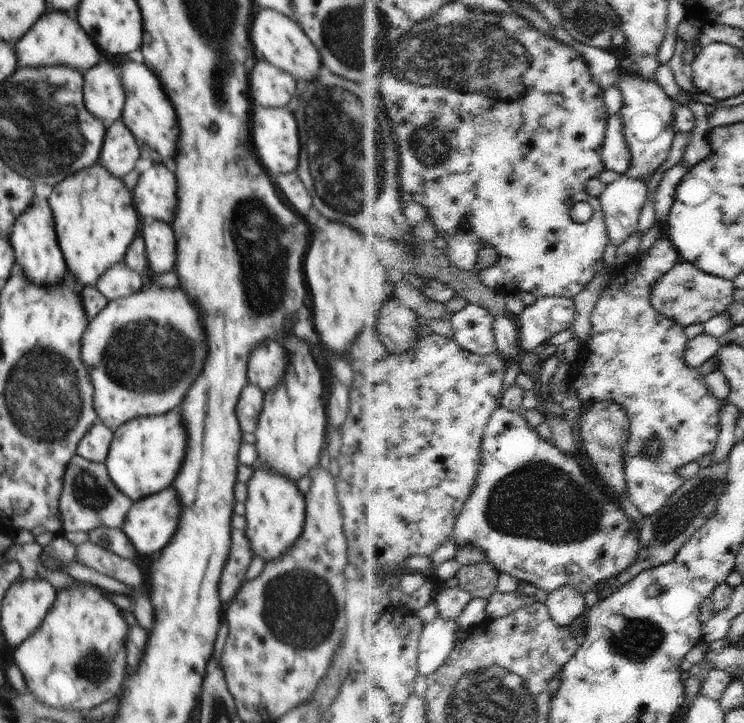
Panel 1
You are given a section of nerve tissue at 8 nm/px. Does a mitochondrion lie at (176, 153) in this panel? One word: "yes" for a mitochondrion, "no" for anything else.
no

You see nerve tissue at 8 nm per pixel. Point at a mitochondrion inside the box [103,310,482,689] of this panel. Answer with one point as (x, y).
(298, 608)

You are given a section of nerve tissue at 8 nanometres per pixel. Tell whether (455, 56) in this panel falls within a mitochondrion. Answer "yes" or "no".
yes

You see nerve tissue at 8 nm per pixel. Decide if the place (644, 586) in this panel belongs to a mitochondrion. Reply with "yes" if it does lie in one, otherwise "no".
no

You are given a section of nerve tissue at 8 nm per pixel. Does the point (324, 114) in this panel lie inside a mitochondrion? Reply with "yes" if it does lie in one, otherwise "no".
yes

